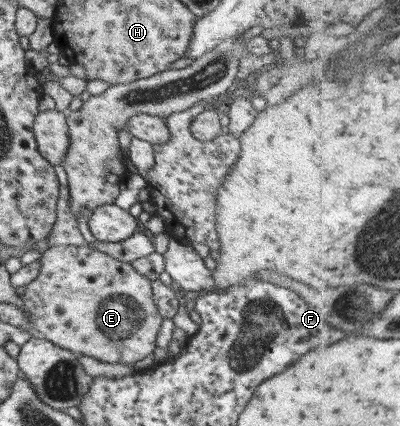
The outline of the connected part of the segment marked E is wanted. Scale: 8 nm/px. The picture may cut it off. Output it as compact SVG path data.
M87 244L49 247L38 260L38 274L25 285L20 296L21 304L29 314L28 323L43 339L77 355L111 364L132 364L155 350L162 316L153 304L150 281L136 272L130 263L117 260Z

